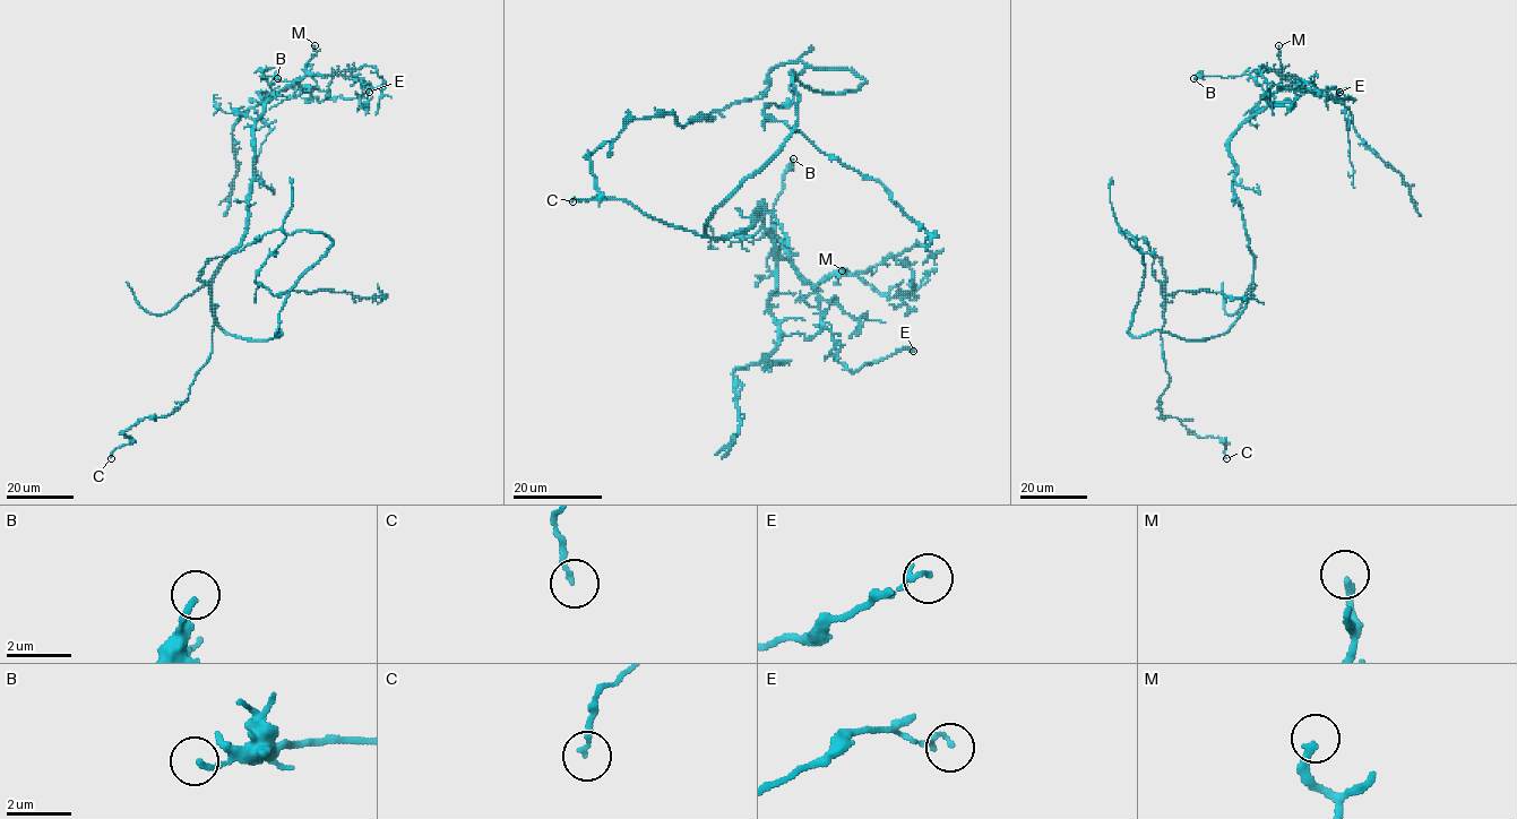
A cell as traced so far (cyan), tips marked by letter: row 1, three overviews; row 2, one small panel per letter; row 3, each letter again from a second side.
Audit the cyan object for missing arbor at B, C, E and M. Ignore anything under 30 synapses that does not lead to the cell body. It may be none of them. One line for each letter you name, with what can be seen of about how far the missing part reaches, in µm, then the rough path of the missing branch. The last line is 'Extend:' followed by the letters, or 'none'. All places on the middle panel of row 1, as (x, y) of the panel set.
Extend: none

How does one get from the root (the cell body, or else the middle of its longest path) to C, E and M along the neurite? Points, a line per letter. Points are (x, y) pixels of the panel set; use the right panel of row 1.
C: (1149, 332), (1128, 332), (1145, 264), (1120, 230), (1148, 242), (1166, 279), (1162, 413), (1218, 437), (1226, 458)
E: (1149, 332), (1200, 341), (1233, 325), (1253, 255), (1231, 136), (1293, 83), (1354, 100), (1339, 92)
M: (1149, 332), (1190, 341), (1223, 335), (1249, 296), (1253, 255), (1230, 143), (1291, 83), (1278, 45)

